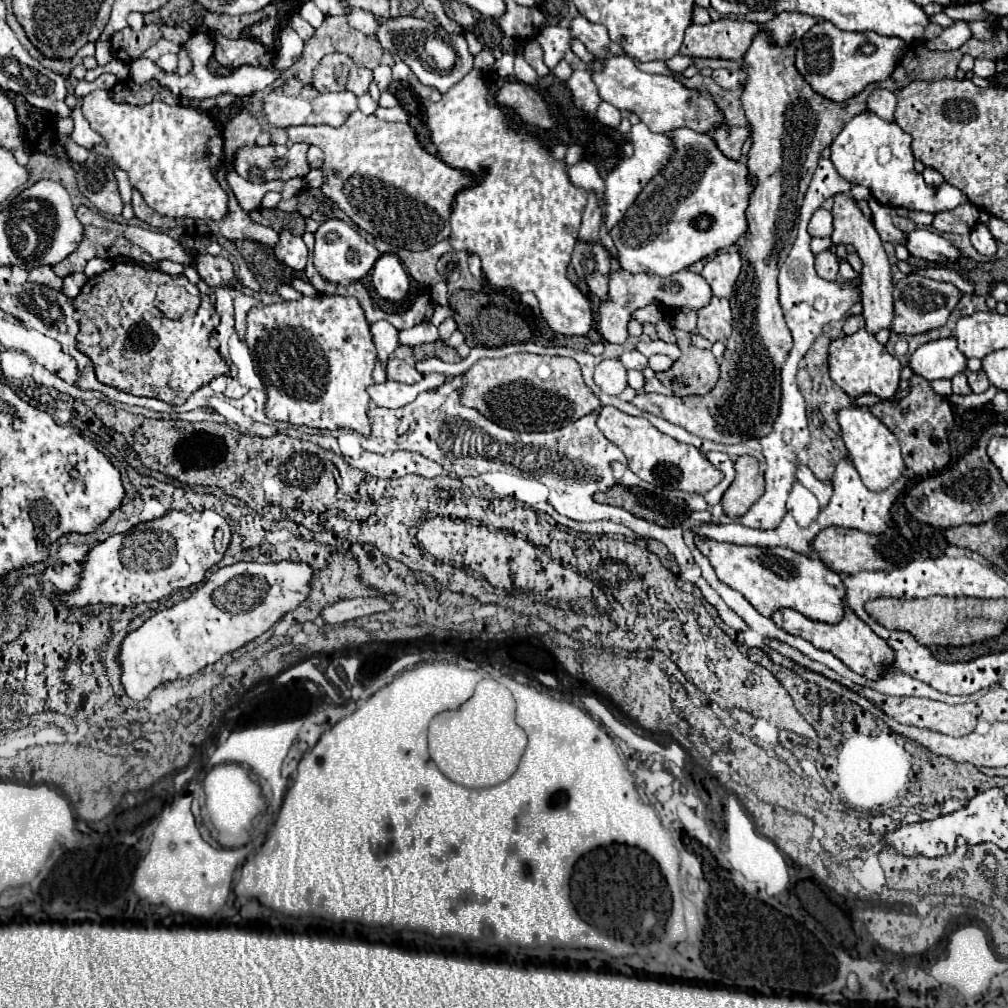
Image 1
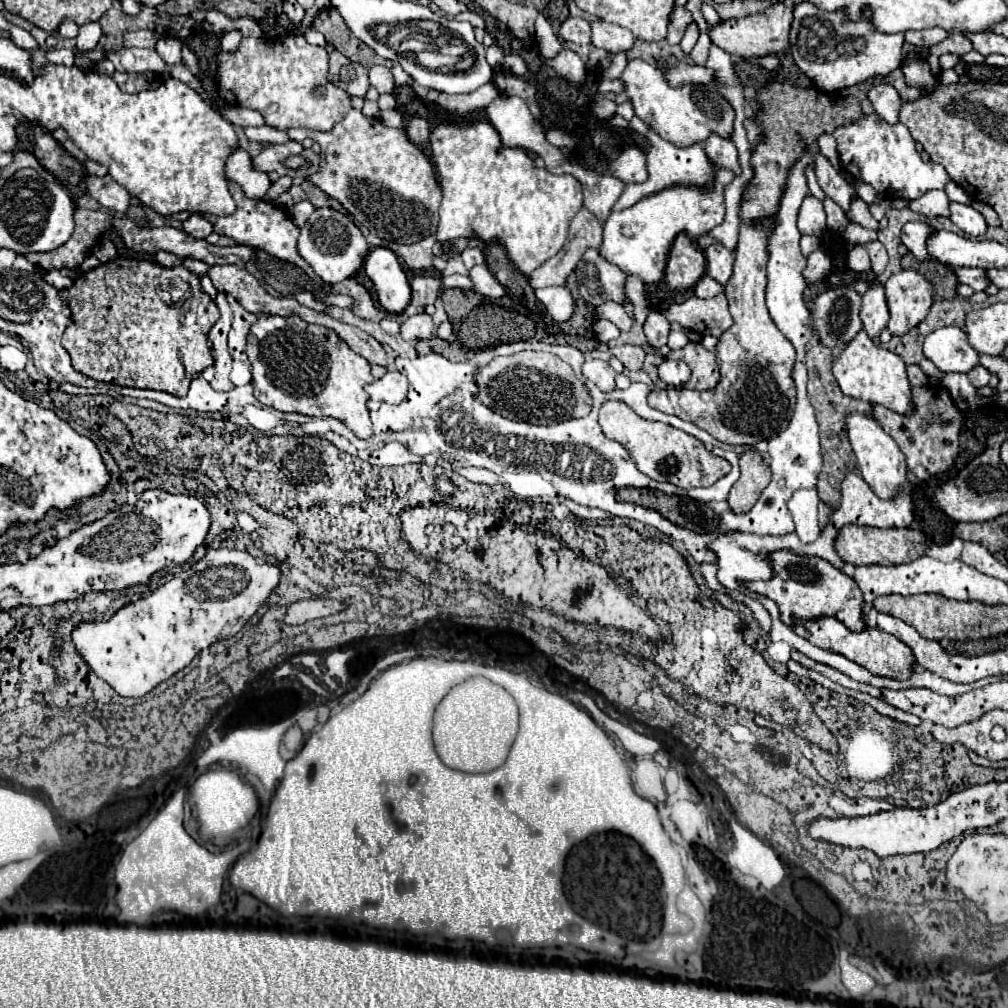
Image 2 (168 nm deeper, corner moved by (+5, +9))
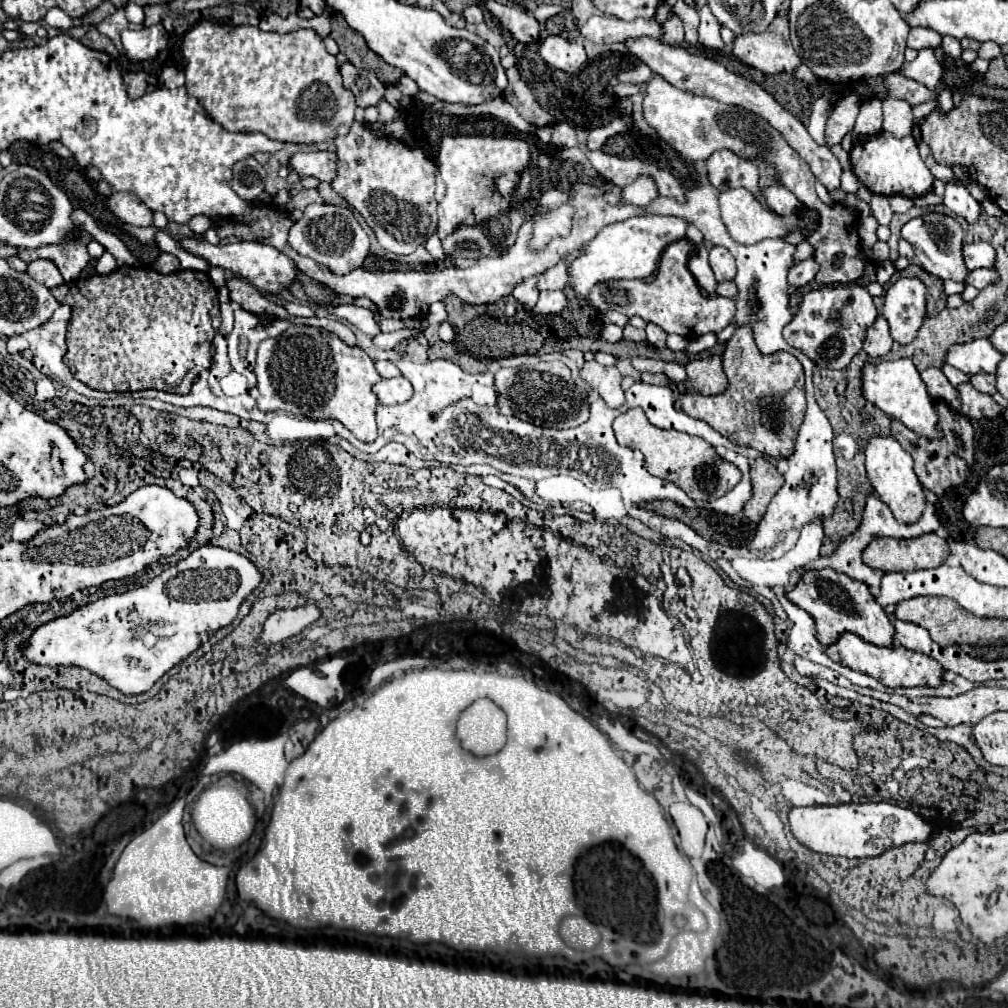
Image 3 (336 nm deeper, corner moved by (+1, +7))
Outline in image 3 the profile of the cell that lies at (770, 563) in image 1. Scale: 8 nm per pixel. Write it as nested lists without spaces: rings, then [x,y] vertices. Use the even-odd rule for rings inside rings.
[[[805,570],[805,574],[801,576],[801,580],[797,582],[797,586],[789,592],[785,592],[785,596],[801,606],[801,610],[805,610],[817,626],[817,640],[823,646],[833,644],[839,634],[843,632],[853,632],[859,638],[863,638],[865,642],[877,644],[877,646],[891,646],[893,640],[893,626],[887,618],[887,614],[883,612],[883,608],[875,602],[873,594],[869,592],[865,582],[857,582],[845,574],[839,574],[835,570]]]

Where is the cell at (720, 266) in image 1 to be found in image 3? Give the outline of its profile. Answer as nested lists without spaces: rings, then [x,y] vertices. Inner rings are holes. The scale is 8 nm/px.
[[[715,246],[709,252],[709,264],[715,272],[715,280],[717,282],[727,282],[735,278],[735,258],[731,256],[731,252],[723,246]]]

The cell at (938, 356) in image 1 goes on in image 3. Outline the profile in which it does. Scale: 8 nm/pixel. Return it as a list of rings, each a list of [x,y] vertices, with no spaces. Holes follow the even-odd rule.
[[[977,338],[971,342],[959,342],[949,346],[945,354],[945,362],[953,368],[973,376],[979,372],[995,374],[995,368],[1003,354],[991,346],[987,338]]]

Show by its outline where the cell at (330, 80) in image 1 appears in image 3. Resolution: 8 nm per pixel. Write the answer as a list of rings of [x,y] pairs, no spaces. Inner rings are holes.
[[[345,62],[339,66],[341,76],[343,76],[343,86],[353,92],[357,106],[367,108],[367,106],[377,106],[379,100],[383,98],[385,86],[379,82],[379,78],[369,72],[369,70],[359,70],[351,62]]]

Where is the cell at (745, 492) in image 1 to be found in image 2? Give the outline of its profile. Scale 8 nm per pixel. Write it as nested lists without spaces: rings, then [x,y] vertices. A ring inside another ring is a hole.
[[[747,450],[741,460],[741,480],[729,494],[729,508],[733,512],[749,512],[759,500],[765,486],[771,482],[771,470],[755,450]]]

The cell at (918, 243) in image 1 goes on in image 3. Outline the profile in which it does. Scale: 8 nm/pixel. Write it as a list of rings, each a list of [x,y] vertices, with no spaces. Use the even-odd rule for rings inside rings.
[[[973,242],[963,246],[963,260],[969,270],[977,268],[995,268],[997,252],[989,242]]]

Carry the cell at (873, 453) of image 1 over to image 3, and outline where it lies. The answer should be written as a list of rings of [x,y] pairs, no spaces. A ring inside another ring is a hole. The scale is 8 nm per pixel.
[[[873,436],[865,448],[867,456],[867,476],[877,492],[877,496],[891,508],[895,518],[899,522],[911,524],[915,522],[923,512],[923,486],[919,484],[915,472],[913,472],[913,458],[903,450],[903,446],[893,436]]]

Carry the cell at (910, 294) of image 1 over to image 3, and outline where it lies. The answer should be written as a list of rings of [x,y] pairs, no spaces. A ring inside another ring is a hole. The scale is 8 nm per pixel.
[[[899,278],[897,282],[893,282],[887,288],[883,316],[889,322],[889,330],[891,330],[891,336],[893,336],[895,342],[909,344],[917,336],[917,332],[919,332],[919,328],[921,328],[921,324],[925,320],[925,314],[927,314],[925,294],[927,294],[927,288],[925,288],[925,284],[919,278]]]

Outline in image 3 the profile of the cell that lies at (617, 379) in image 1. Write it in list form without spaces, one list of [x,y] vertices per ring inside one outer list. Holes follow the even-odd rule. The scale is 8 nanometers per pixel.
[[[591,360],[585,362],[581,370],[581,378],[601,394],[601,398],[611,408],[619,408],[625,402],[625,394],[621,390],[621,374],[615,366],[601,366],[599,362]]]

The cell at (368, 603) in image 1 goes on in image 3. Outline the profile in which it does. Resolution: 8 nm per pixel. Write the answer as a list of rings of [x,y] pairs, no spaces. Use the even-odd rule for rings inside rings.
[[[307,602],[305,606],[297,606],[291,610],[277,610],[267,618],[261,640],[263,644],[283,642],[299,634],[303,628],[307,628],[319,618],[321,618],[321,608],[315,602]]]

